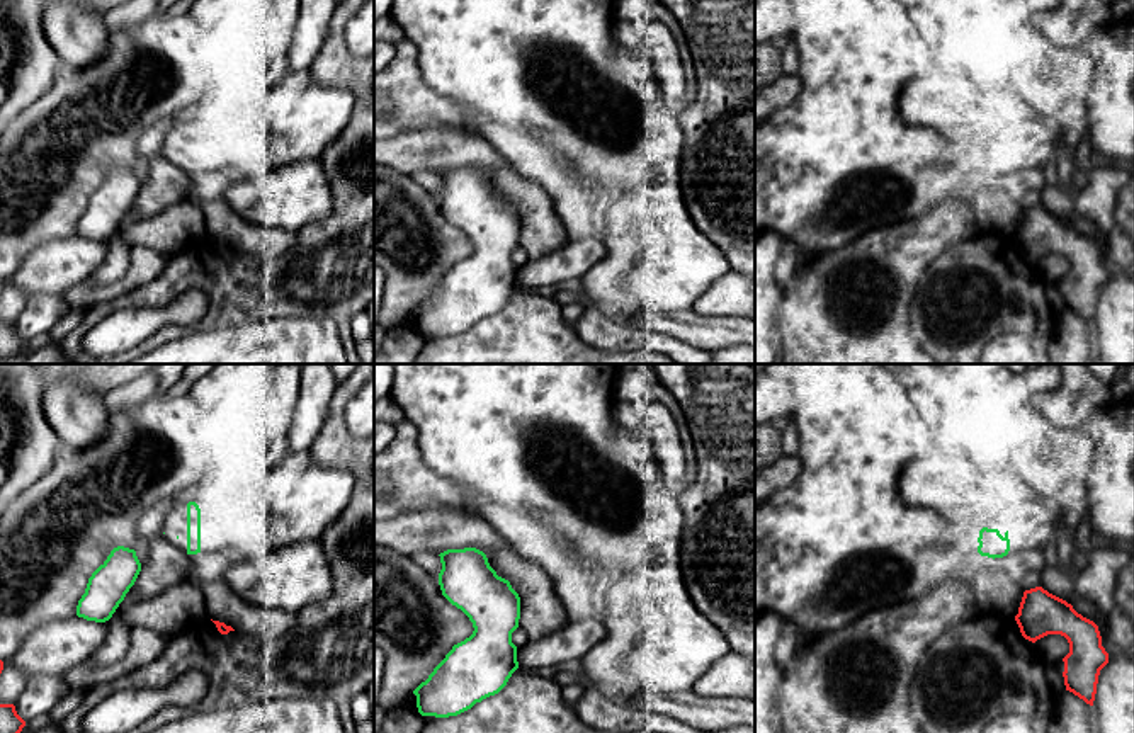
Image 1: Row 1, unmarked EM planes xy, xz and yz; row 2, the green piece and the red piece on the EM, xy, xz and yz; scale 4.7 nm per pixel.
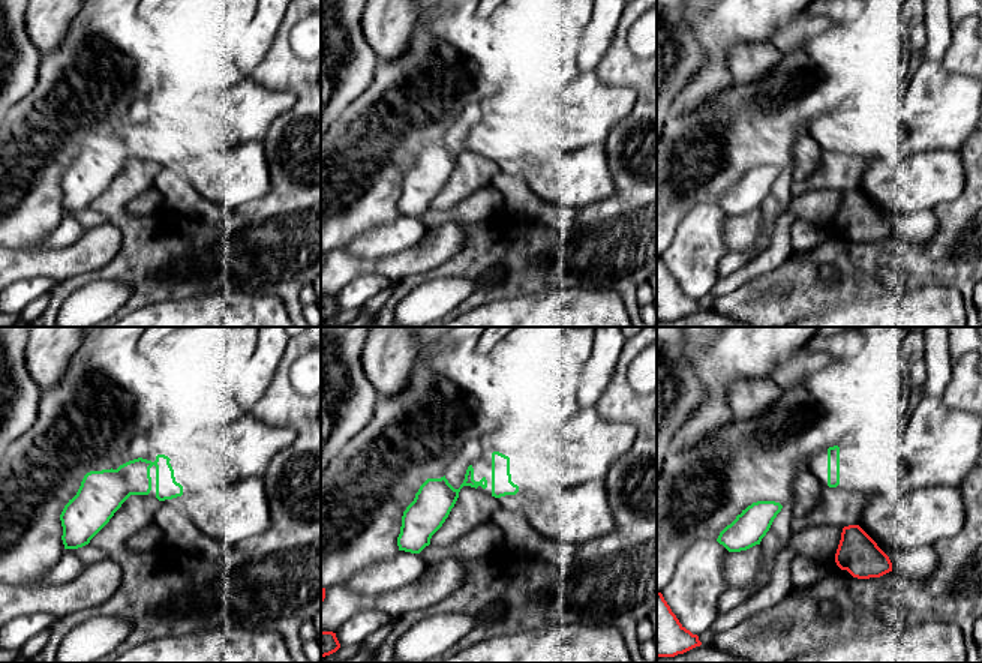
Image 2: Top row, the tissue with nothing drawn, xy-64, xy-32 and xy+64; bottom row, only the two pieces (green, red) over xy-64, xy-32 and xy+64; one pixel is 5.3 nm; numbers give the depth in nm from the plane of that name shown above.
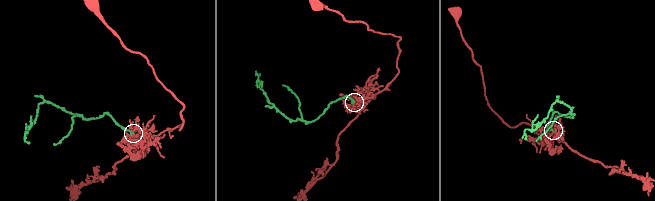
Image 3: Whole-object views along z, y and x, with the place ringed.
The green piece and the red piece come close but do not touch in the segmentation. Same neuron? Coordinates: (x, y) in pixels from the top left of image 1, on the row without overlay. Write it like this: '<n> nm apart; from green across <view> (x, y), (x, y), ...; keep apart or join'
190 nm apart; from green across yz (1005, 174), (1026, 210); keep apart

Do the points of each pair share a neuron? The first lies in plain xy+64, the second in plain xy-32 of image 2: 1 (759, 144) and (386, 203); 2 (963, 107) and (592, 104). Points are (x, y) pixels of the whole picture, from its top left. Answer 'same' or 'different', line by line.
1: same
2: same

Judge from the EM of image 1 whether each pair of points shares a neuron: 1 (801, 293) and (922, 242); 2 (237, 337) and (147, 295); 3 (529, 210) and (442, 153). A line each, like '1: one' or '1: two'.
1: one
2: two
3: one

